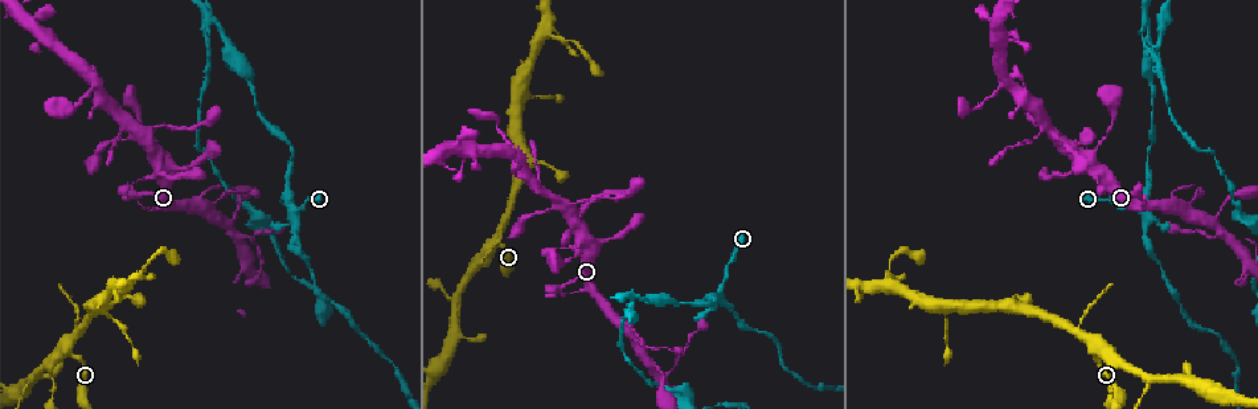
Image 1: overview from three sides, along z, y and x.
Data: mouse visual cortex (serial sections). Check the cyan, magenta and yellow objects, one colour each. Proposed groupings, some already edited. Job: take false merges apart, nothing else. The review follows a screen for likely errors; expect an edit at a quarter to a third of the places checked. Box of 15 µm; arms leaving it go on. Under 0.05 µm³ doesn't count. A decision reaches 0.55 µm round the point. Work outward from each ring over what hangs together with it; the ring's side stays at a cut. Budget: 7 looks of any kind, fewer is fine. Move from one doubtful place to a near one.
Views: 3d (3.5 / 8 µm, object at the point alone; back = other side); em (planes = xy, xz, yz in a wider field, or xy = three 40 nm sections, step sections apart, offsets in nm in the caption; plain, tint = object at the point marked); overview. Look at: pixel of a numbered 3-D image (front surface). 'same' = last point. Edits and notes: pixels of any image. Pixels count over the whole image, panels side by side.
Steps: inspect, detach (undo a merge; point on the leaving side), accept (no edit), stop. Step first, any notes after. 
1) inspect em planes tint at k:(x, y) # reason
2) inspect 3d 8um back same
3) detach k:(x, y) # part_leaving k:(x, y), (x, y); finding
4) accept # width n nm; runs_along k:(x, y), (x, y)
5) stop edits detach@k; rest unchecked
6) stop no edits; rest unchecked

inspect 3d 3.5um at 1:(1083, 155) # a narrow waist

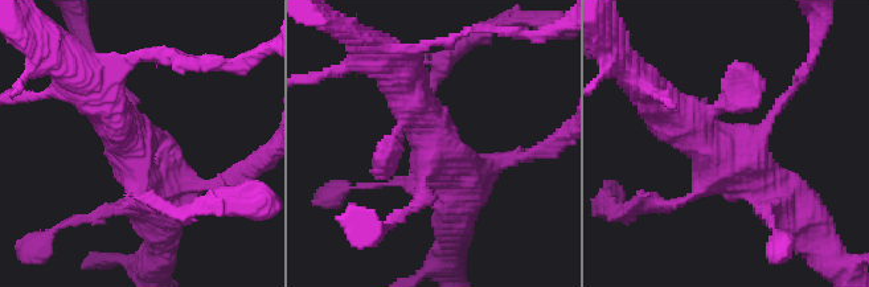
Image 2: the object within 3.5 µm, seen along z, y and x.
accept # runs_along 2:(800, 224), (679, 114); one cell here

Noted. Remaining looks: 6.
inspect 3d 8um at 1:(298, 208) # arms part here

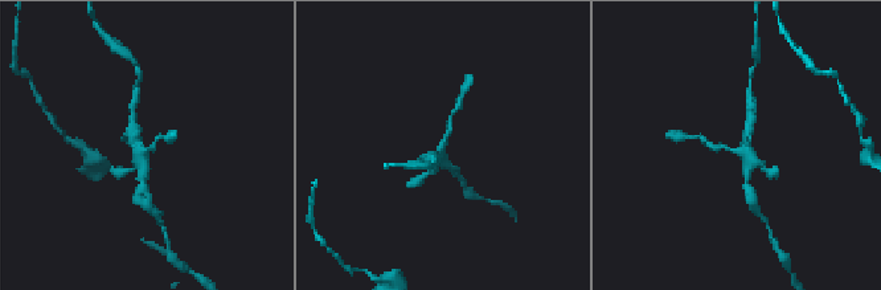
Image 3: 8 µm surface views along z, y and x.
inspect 3d 3.5um at 3:(741, 150) # closer look

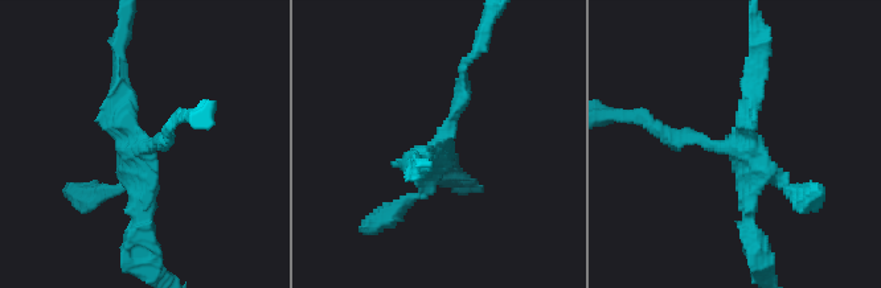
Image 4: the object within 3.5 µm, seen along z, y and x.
inspect em xy step 5 tint at 4:(436, 141)

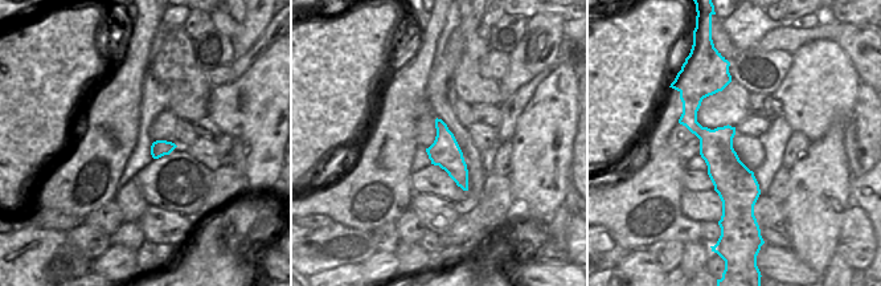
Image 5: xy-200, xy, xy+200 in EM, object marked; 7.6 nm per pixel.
accept # width 220 nm; runs_along 5:(724, 80), (691, 105), (691, 122), (748, 207); continuous, no second cell

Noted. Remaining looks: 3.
inspect em xy step 2 tint at 1:(1213, 238)

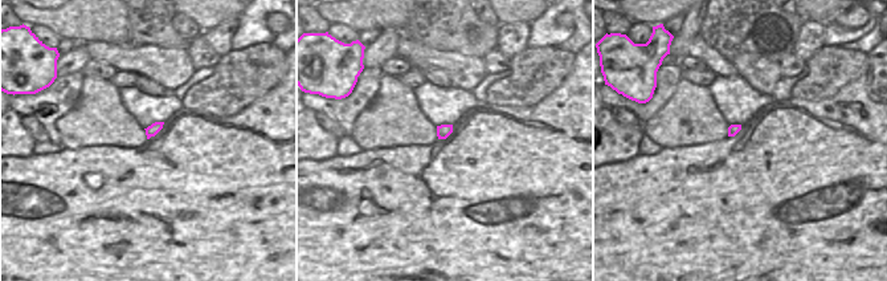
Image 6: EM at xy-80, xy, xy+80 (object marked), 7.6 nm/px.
inspect 3d 3.5um same

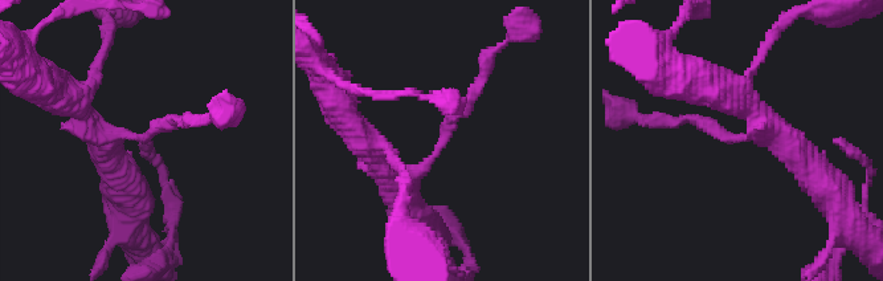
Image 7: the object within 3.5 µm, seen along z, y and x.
accept # width 100 nm; runs_along 7:(77, 108), (146, 139), (179, 119); continuous, no second cell

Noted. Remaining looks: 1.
stop no edits; rest unchecked

